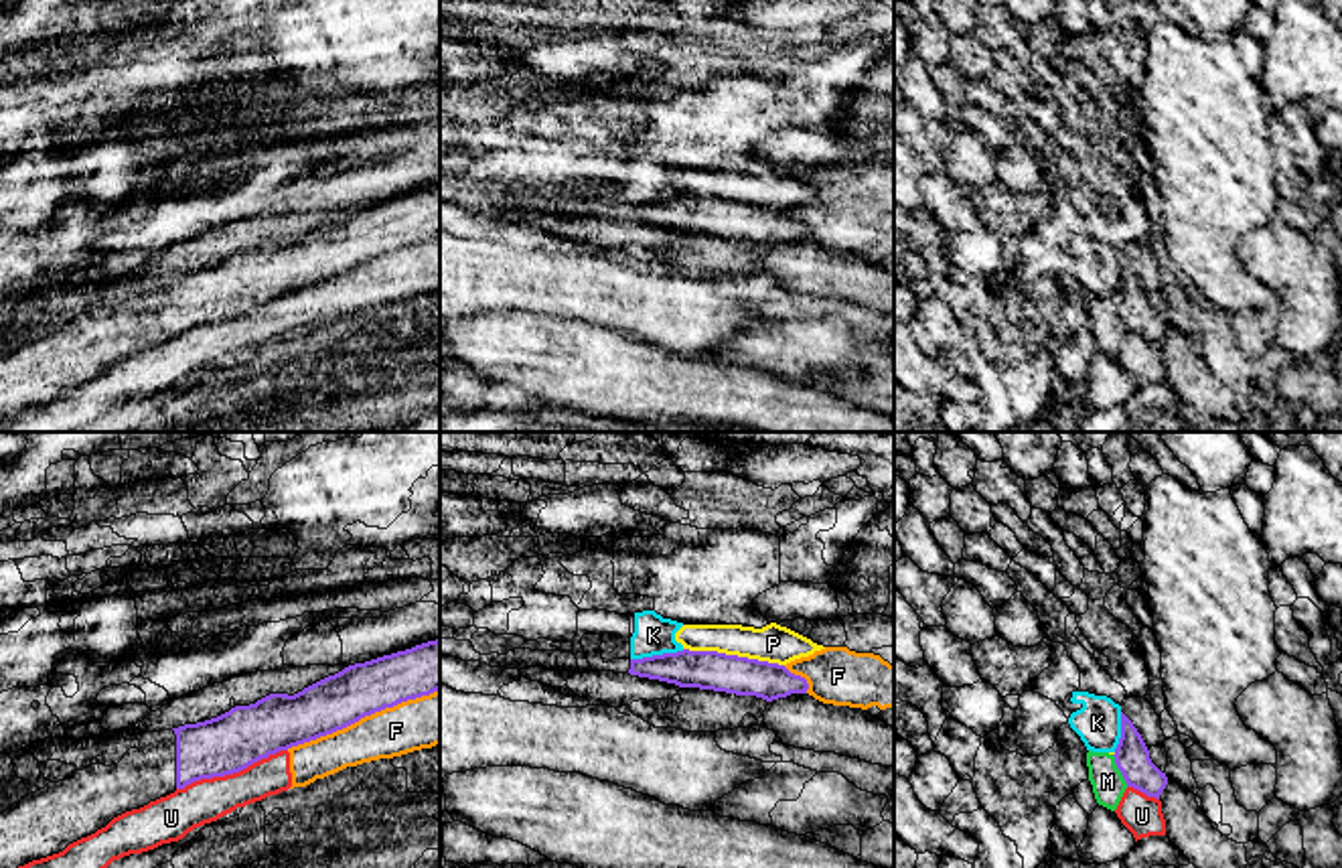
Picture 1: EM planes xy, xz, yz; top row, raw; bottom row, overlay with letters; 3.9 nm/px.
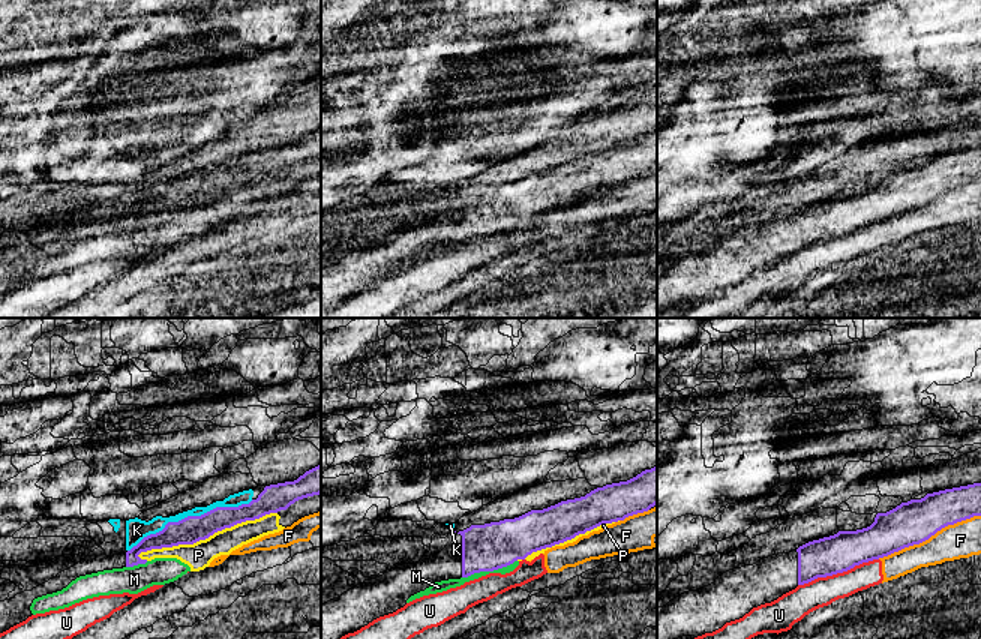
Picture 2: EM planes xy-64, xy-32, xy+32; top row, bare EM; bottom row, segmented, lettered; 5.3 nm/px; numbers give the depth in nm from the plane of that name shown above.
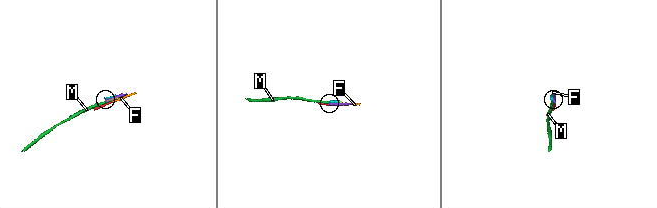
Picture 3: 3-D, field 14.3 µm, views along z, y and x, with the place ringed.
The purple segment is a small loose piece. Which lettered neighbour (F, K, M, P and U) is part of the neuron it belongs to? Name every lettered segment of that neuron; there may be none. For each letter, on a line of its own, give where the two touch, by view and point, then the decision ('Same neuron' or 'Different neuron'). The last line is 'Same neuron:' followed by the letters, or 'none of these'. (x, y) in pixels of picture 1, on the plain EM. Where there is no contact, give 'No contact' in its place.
F: Touches purple at xy (361, 262). Different neuron
K: Touches purple at xz (657, 201). Different neuron
M: Touches purple at yz (1120, 315). Different neuron
P: Touches purple at xz (734, 201). Different neuron
U: Touches purple at xy (232, 319). Different neuron
Same neuron: none of these

